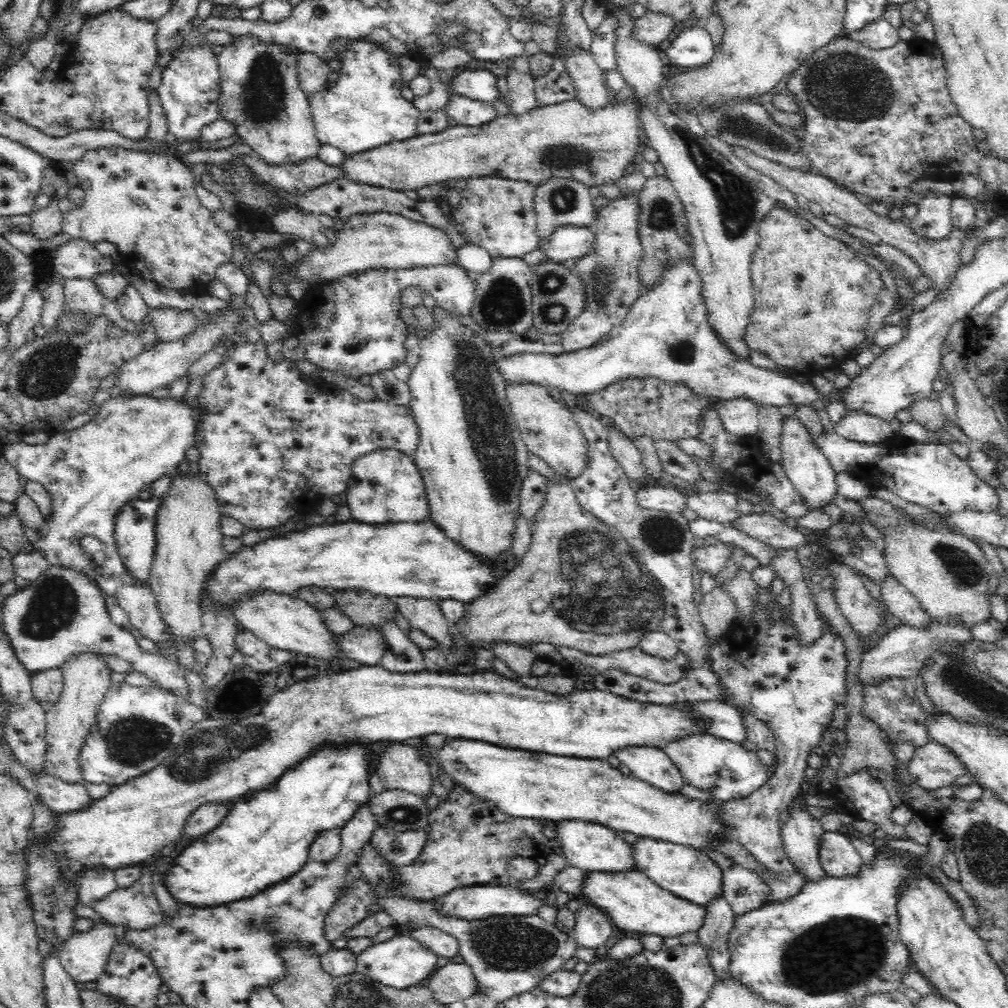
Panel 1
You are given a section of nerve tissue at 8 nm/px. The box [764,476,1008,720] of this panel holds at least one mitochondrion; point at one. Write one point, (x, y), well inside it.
(964, 569)

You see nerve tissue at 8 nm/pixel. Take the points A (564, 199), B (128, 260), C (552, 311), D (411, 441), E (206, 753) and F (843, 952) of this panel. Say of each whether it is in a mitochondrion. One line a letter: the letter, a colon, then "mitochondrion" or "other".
A: mitochondrion
B: other
C: mitochondrion
D: other
E: mitochondrion
F: mitochondrion

